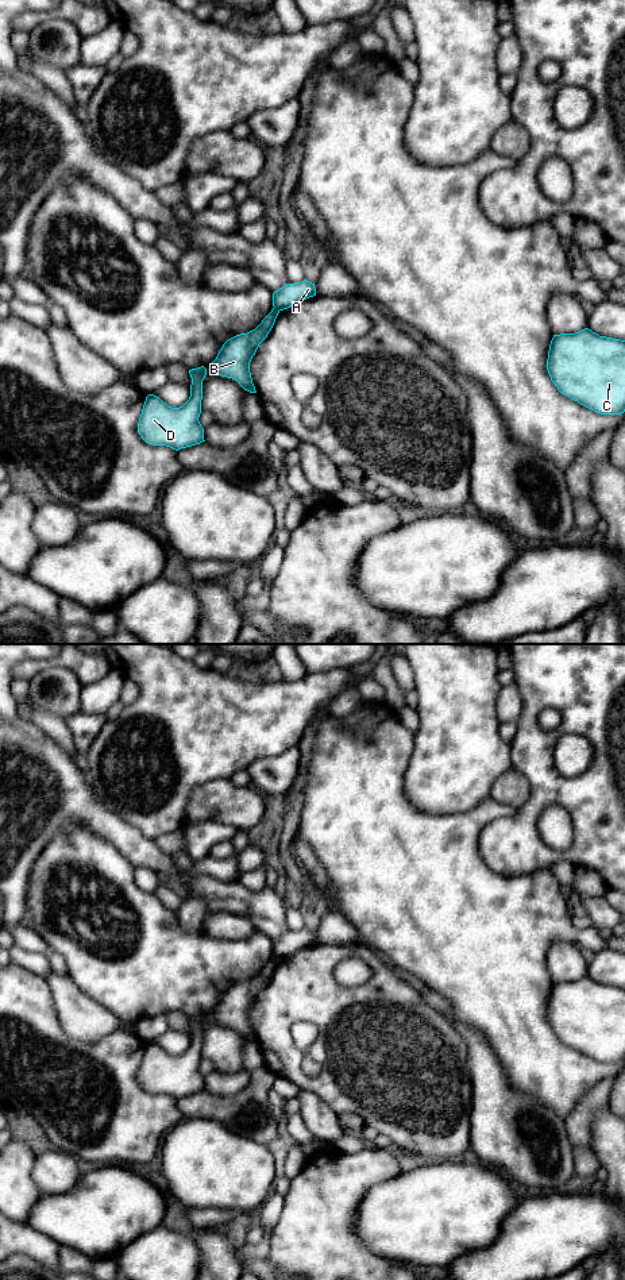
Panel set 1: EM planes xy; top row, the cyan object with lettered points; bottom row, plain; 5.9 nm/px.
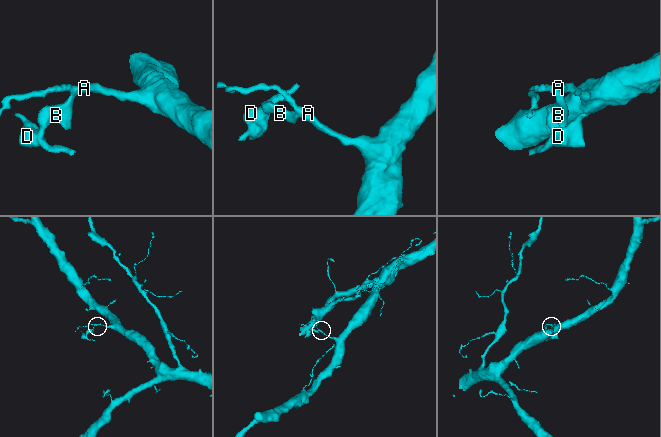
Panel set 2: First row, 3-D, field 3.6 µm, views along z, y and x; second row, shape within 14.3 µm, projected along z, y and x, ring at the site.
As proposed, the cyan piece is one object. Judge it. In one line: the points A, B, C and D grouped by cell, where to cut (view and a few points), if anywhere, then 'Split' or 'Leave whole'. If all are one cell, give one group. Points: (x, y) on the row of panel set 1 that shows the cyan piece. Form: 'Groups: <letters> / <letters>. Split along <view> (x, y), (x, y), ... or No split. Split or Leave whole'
Groups: A C / B D. Split along xy (274, 307), (280, 309). Split

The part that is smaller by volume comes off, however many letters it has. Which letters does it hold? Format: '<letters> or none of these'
B, D

